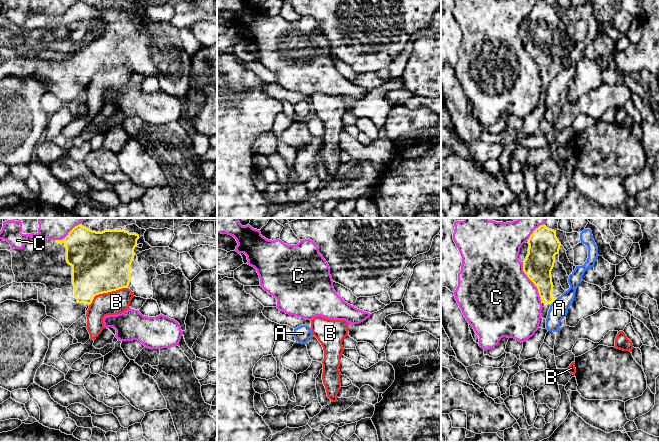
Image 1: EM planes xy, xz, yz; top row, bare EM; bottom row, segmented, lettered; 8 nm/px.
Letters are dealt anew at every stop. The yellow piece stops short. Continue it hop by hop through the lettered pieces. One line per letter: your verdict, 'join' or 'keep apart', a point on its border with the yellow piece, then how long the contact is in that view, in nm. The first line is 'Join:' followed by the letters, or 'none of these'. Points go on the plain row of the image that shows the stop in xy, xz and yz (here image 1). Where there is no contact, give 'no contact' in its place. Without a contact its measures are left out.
Join: none of these
A: keep apart; contact yz (555, 75); length 40 nm
B: keep apart; contact xy (106, 68); length 340 nm
C: keep apart; contact yz (529, 54); length 320 nm

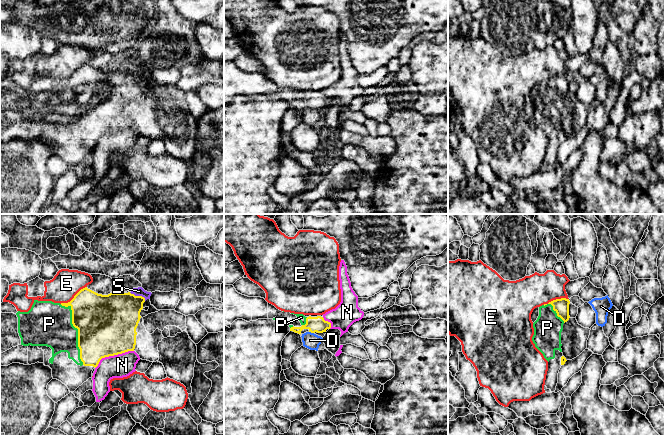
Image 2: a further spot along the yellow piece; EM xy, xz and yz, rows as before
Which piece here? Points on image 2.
Join: P
D: keep apart; contact xz (311, 108); length 40 nm
E: keep apart; contact xy (74, 73); length 260 nm
N: keep apart; contact xy (112, 131); length 340 nm
P: join; contact xy (78, 107); length 500 nm
S: keep apart; contact xy (138, 72); length 150 nm

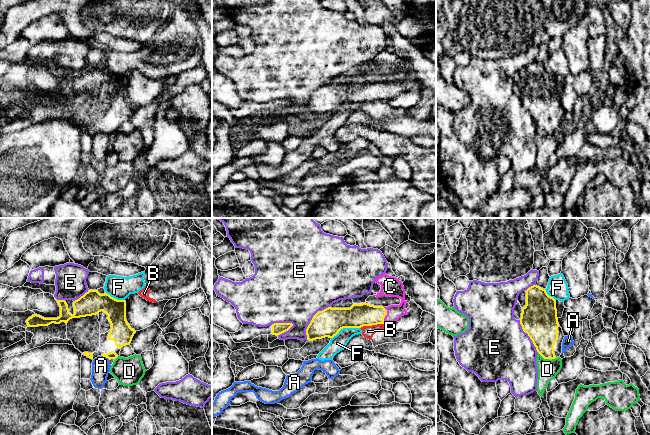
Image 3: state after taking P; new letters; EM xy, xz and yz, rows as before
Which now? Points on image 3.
Join: C
A: keep apart; contact xy (105, 132); length 80 nm
B: keep apart; contact xz (372, 100); length 200 nm
C: join; contact xz (386, 90); length 140 nm
D: keep apart; contact yz (543, 133); length 110 nm
E: keep apart; contact xz (311, 96); length 320 nm
F: keep apart; contact xz (345, 103); length 240 nm

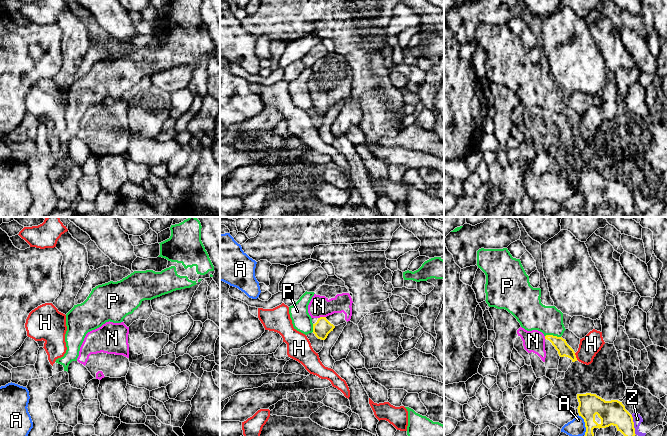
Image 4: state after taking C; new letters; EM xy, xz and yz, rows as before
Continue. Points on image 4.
Join: N
A: keep apart; contact yz (585, 200); length 170 nm
H: keep apart; contact yz (575, 132); length 60 nm
N: join; contact xz (321, 93); length 70 nm
P: keep apart; contact yz (552, 111); length 130 nm
Z: keep apart; contact yz (633, 201); length 170 nm

